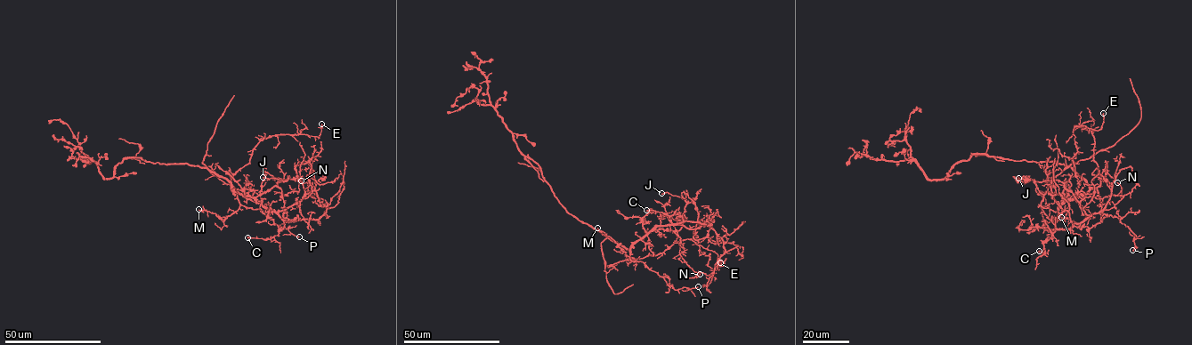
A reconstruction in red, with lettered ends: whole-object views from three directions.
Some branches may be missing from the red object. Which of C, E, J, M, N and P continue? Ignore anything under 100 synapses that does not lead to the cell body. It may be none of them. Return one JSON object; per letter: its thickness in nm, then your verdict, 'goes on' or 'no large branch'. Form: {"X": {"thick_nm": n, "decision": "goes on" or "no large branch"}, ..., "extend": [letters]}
{"C": {"thick_nm": 320, "decision": "no large branch"}, "E": {"thick_nm": 130, "decision": "no large branch"}, "J": {"thick_nm": 140, "decision": "no large branch"}, "M": {"thick_nm": 120, "decision": "no large branch"}, "N": {"thick_nm": 130, "decision": "no large branch"}, "P": {"thick_nm": 140, "decision": "no large branch"}, "extend": []}

